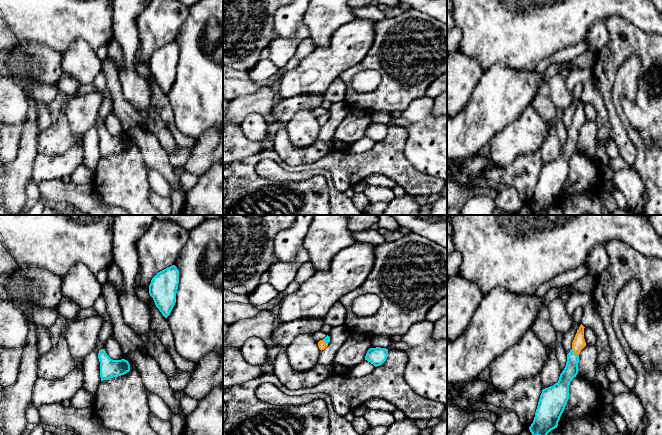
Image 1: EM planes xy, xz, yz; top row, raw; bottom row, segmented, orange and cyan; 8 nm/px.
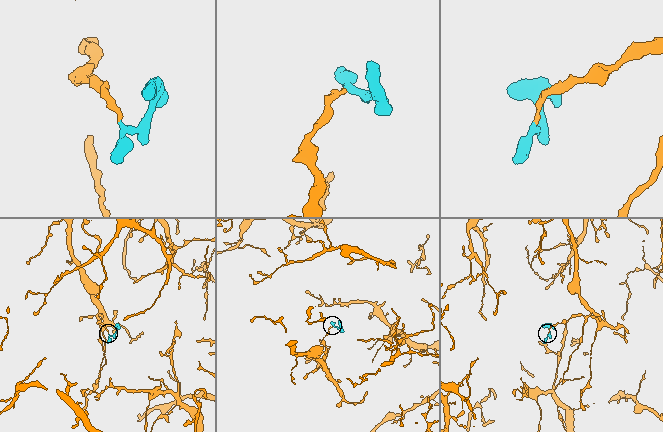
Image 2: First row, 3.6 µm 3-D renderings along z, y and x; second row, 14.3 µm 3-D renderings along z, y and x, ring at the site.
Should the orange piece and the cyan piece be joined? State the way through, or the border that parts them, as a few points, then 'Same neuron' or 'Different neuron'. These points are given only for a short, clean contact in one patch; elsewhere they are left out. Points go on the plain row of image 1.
Path across: yz (578, 120), (575, 129), (570, 147). Same neuron

